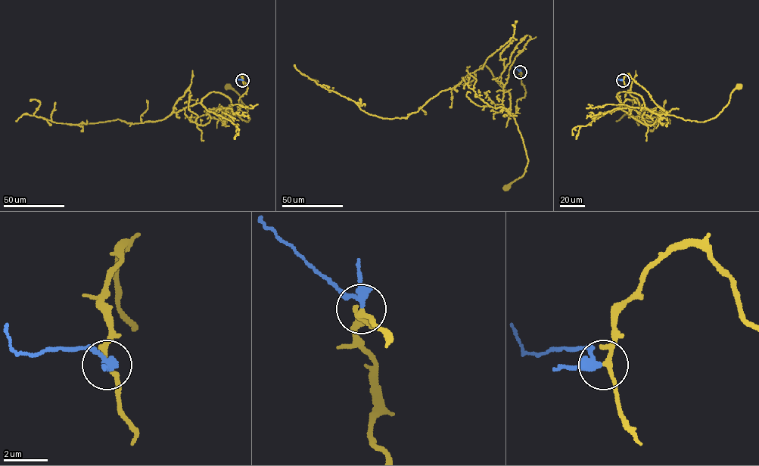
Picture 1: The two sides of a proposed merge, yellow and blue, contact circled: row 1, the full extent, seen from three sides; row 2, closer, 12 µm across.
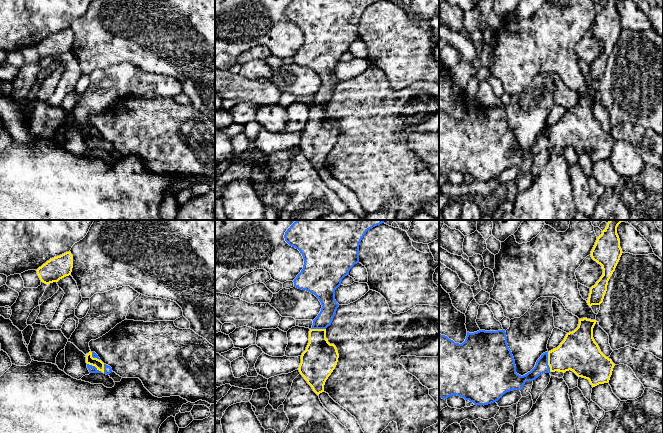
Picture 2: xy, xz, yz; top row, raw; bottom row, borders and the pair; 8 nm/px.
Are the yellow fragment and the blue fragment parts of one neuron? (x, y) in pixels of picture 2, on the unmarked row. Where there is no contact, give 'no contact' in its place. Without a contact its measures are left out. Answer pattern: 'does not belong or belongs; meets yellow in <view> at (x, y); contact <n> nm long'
belongs; meets yellow in xy at (96, 143); contact 160 nm long

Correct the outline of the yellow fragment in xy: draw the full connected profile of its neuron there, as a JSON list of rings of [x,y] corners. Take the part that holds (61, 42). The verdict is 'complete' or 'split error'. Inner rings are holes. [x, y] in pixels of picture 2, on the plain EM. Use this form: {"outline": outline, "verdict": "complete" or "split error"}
{"outline": [[[66,28],[60,32],[54,33],[39,43],[36,47],[45,60],[58,58],[60,55],[71,51],[73,44],[73,31]]], "verdict": "complete"}

